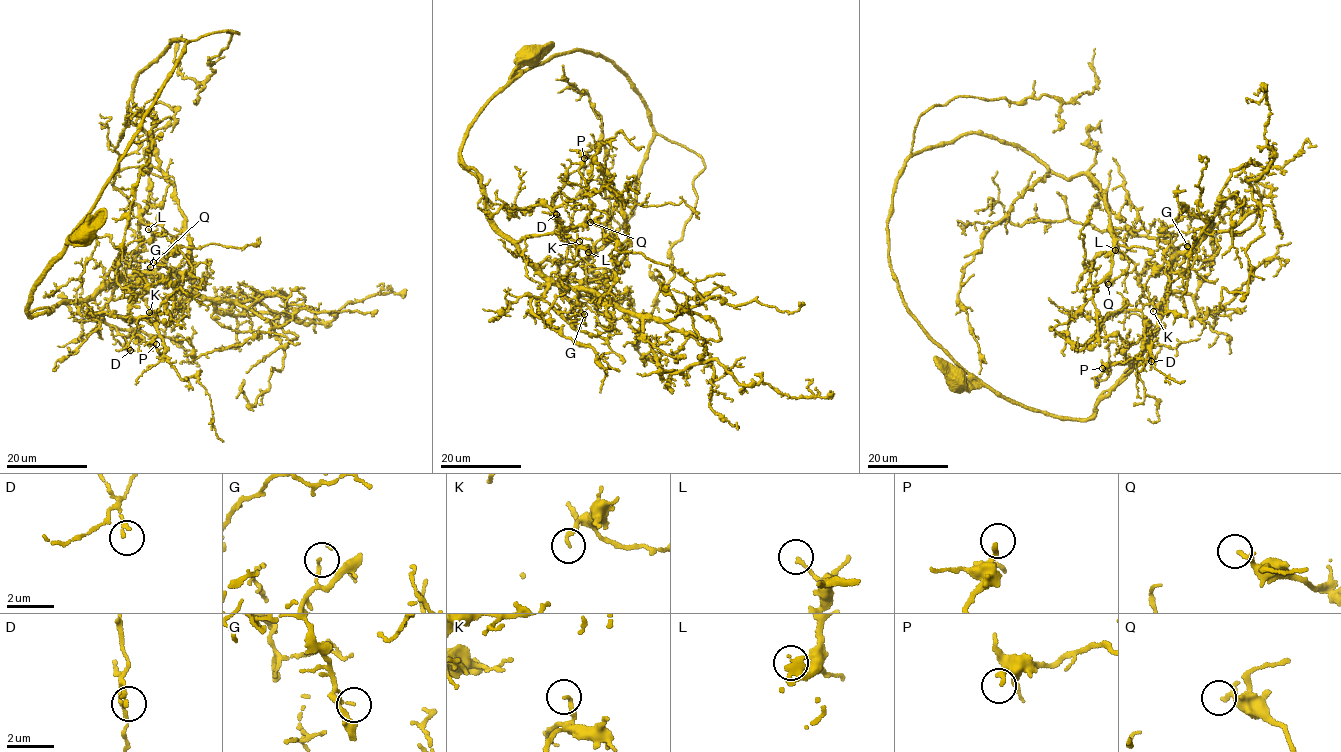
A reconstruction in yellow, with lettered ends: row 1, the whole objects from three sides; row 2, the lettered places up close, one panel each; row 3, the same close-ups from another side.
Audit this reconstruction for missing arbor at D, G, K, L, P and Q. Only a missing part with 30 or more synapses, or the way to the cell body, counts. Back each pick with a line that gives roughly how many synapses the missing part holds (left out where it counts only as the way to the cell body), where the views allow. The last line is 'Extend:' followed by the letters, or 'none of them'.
P: about 40 synapses
Extend: P

